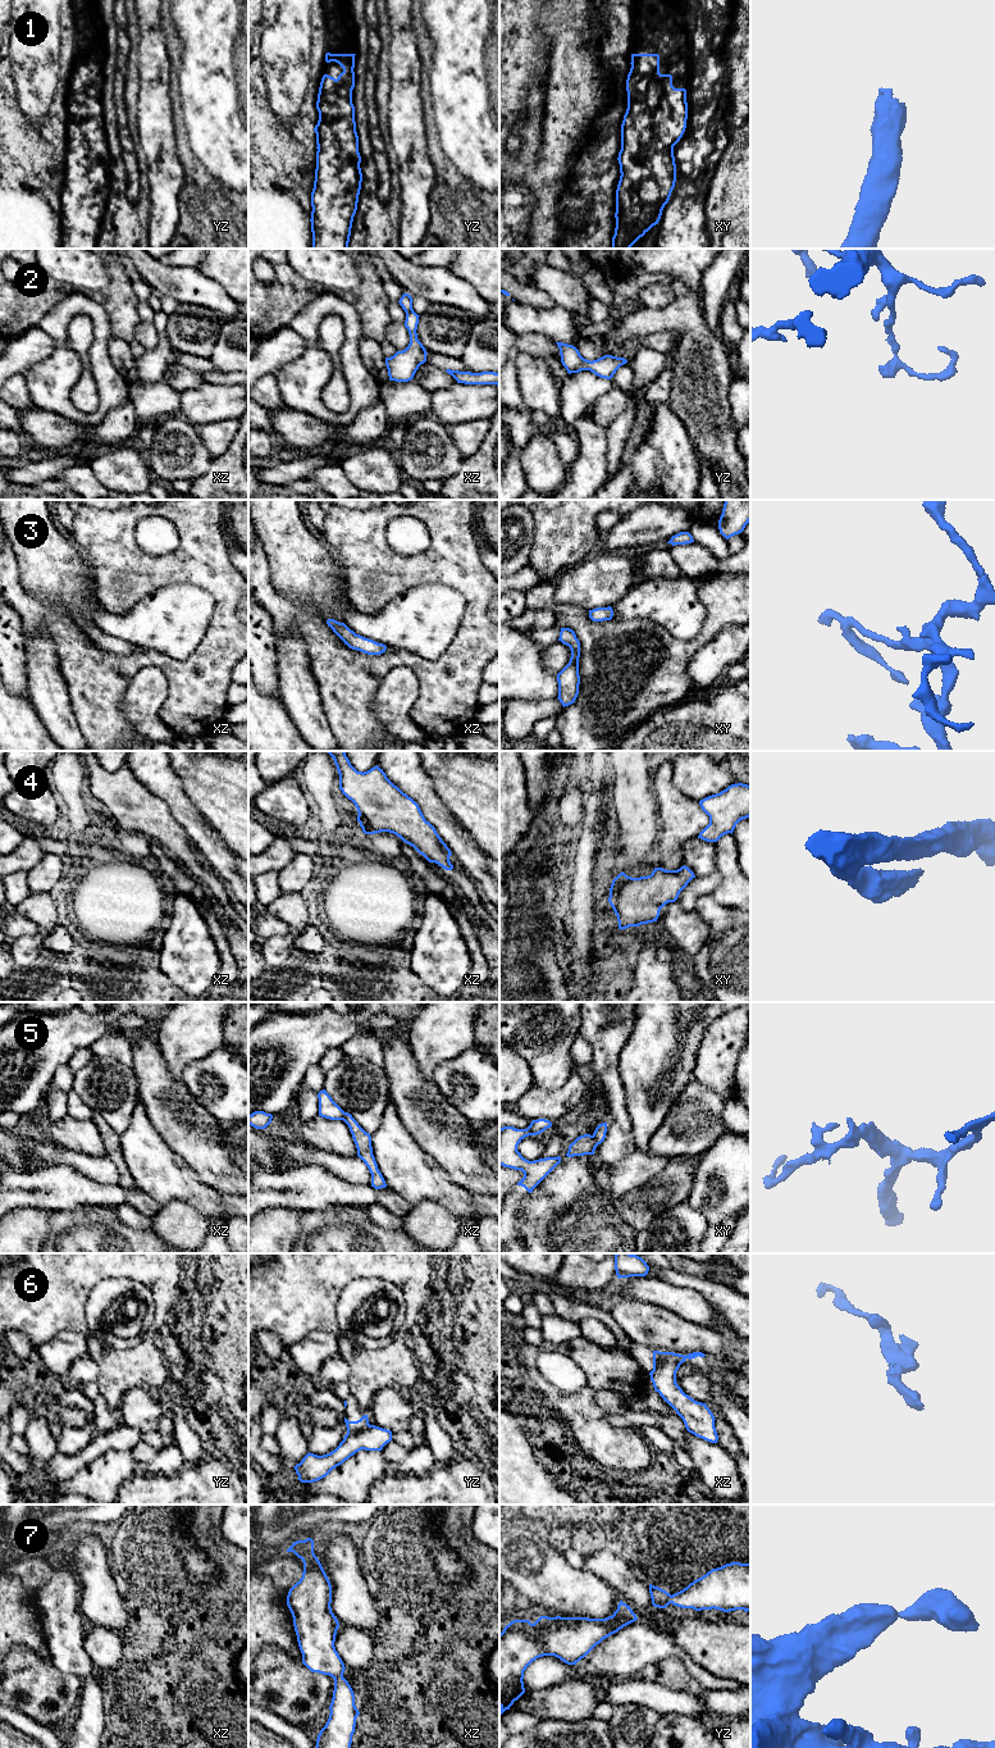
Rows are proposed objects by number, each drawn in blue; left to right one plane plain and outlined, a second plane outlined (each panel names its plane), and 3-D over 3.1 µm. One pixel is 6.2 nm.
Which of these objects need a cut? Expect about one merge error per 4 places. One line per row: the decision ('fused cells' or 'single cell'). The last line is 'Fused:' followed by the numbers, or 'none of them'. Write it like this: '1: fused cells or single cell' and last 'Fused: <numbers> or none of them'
1: single cell
2: single cell
3: single cell
4: single cell
5: fused cells
6: fused cells
7: single cell
Fused: 5, 6

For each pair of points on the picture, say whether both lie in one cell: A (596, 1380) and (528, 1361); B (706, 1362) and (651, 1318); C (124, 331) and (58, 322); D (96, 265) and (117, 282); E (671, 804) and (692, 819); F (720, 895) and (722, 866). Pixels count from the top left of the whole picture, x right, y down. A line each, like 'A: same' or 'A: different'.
A: same
B: different
C: different
D: different
E: same
F: same

